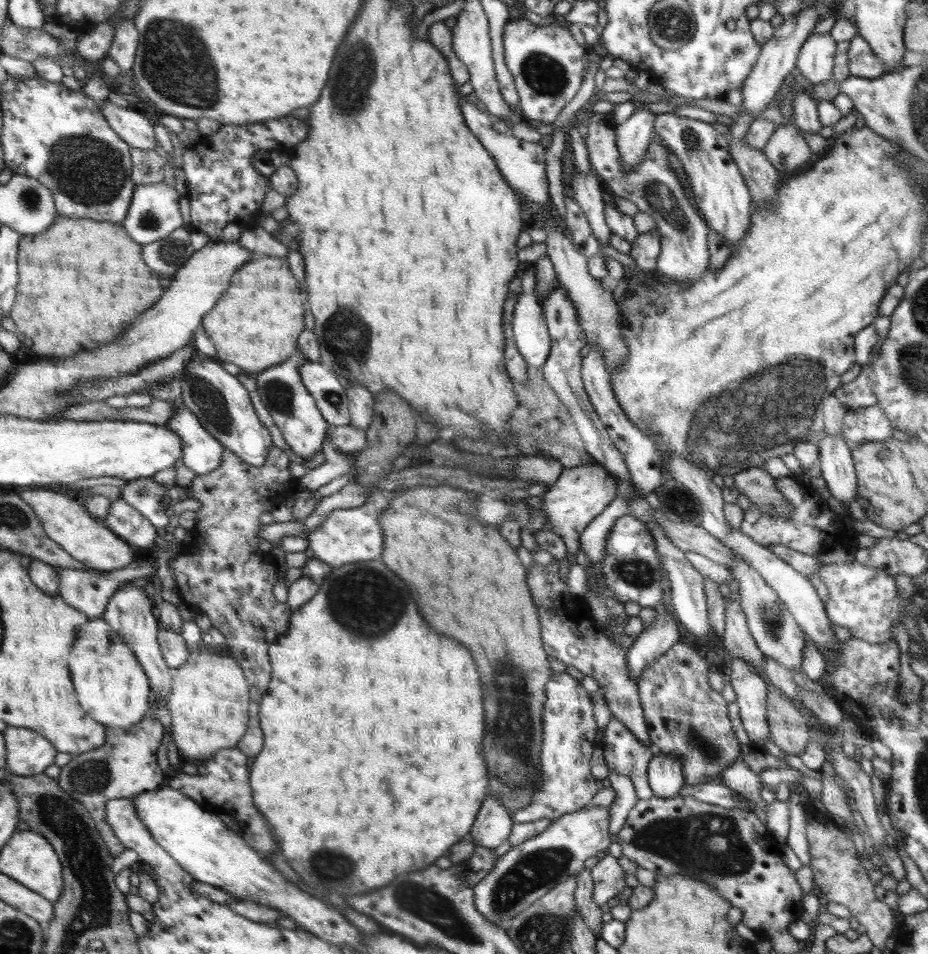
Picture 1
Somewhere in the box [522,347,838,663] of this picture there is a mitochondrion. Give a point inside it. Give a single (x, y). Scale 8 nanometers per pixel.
(763, 413)

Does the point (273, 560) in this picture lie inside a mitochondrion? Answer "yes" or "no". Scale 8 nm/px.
no

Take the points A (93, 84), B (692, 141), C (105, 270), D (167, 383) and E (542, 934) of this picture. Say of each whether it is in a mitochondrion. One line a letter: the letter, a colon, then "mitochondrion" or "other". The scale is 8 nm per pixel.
A: other
B: mitochondrion
C: other
D: mitochondrion
E: mitochondrion

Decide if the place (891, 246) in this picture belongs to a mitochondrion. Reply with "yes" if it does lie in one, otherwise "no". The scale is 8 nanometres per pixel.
no

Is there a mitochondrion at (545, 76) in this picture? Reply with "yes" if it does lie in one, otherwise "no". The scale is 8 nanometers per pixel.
yes

